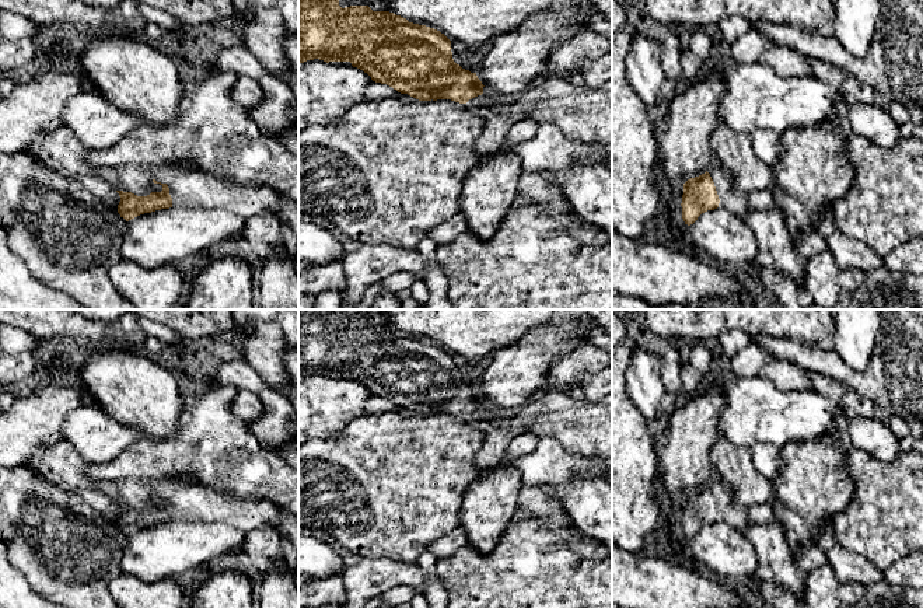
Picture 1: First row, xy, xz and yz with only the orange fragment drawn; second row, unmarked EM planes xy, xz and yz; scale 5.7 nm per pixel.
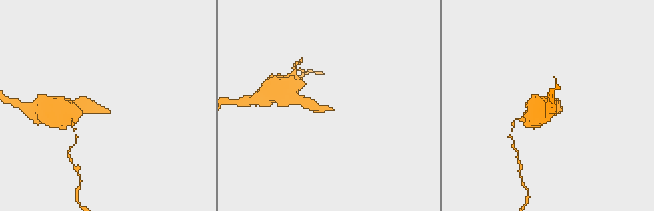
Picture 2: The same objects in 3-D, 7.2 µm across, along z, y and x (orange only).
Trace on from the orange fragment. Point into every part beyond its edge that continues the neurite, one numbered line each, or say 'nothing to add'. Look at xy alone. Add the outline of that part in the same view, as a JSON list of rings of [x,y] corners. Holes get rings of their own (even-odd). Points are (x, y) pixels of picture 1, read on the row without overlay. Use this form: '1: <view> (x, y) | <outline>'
1: xy (189, 502) | [[[175,478],[151,481],[150,485],[157,496],[168,499],[172,521],[225,523],[244,534],[272,524],[298,551],[298,517],[282,513],[268,500],[237,499],[210,486]]]

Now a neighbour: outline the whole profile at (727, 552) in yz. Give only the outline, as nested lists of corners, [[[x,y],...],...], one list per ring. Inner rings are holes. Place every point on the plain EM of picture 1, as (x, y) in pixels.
[[[727,523],[702,527],[689,545],[693,556],[726,581],[749,579],[761,565],[748,537]]]

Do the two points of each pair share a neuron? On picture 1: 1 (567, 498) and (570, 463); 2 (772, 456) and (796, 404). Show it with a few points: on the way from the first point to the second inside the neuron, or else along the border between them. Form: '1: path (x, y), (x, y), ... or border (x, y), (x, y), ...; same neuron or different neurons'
1: border (597, 475), (577, 475), (565, 486), (539, 486); different neurons
2: border (779, 447), (758, 444), (750, 448); different neurons

